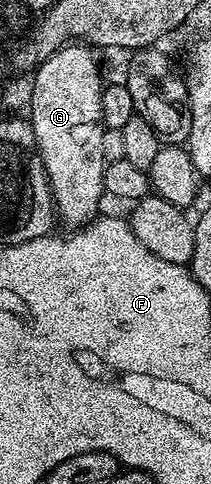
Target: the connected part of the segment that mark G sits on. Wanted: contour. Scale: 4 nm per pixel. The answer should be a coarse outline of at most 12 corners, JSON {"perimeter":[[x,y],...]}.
{"perimeter":[[62,46],[33,74],[29,121],[58,221],[105,194],[99,66]]}

